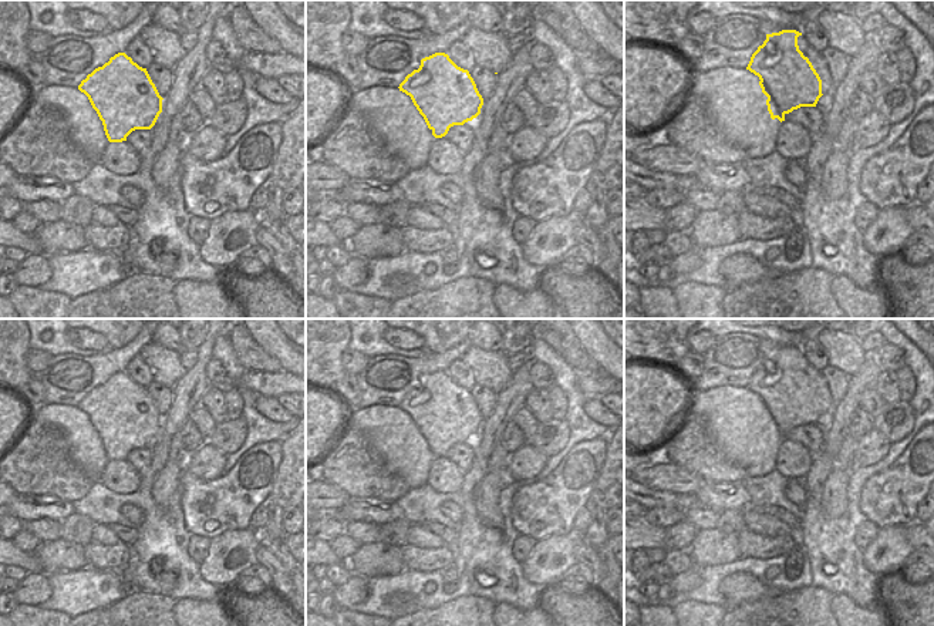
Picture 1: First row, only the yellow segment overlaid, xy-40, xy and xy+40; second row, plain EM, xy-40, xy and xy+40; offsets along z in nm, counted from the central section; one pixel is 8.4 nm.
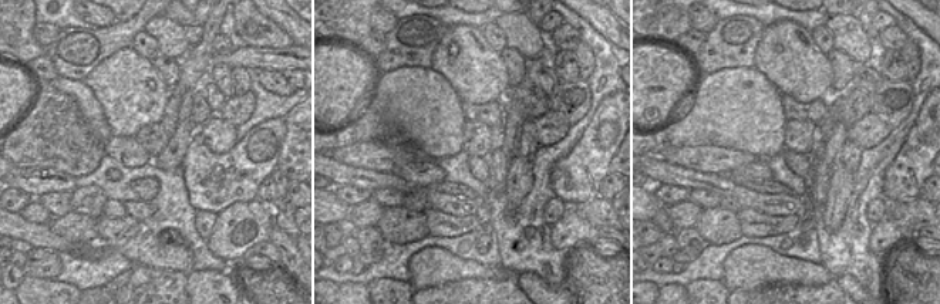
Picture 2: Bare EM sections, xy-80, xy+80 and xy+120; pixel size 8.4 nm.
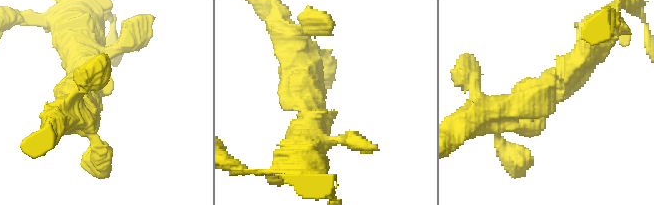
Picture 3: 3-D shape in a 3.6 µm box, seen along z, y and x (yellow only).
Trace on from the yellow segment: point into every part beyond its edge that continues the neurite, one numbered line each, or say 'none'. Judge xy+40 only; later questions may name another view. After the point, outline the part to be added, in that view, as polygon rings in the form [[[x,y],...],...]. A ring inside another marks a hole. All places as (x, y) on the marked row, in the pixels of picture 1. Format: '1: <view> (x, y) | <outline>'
none

